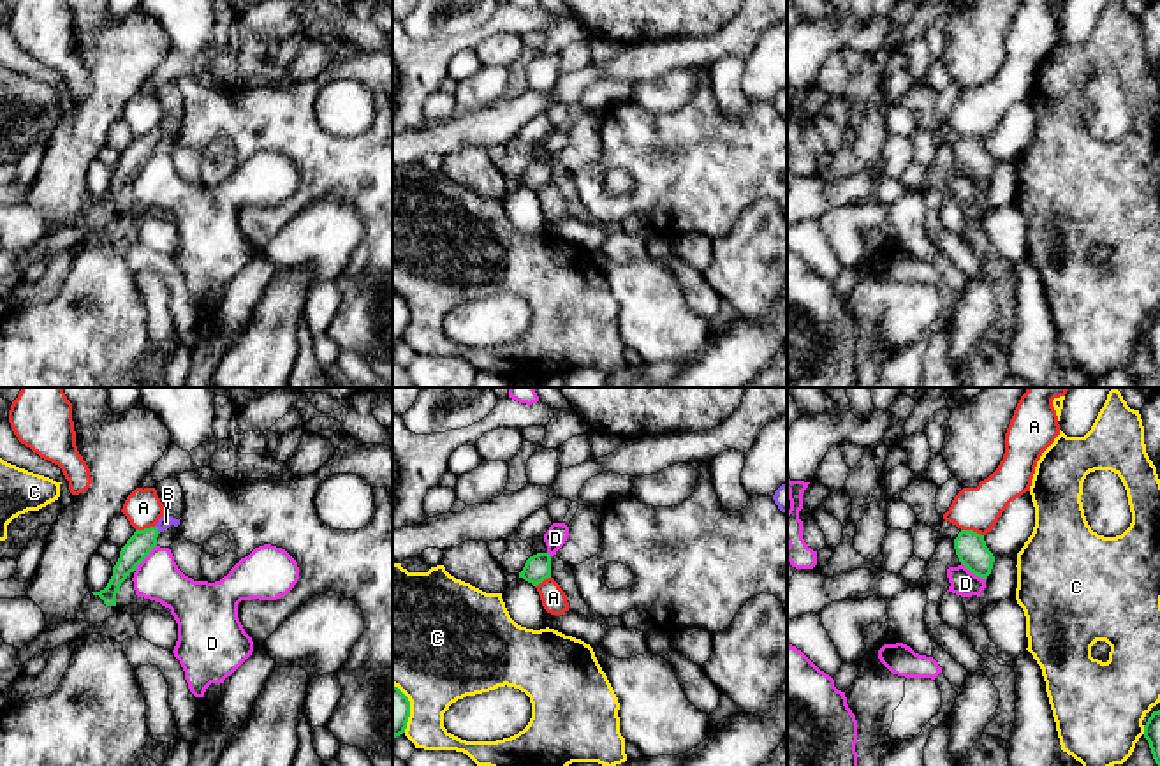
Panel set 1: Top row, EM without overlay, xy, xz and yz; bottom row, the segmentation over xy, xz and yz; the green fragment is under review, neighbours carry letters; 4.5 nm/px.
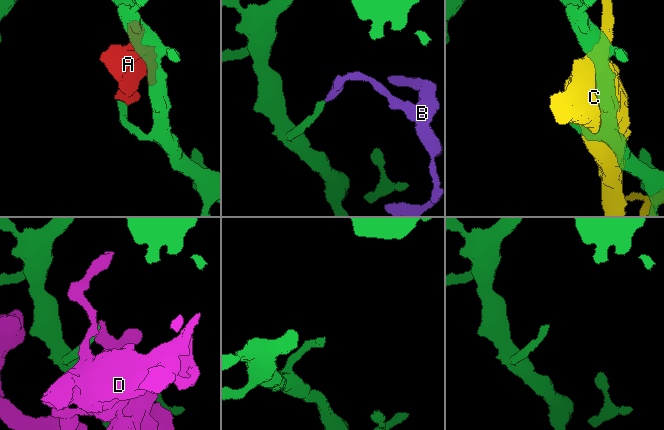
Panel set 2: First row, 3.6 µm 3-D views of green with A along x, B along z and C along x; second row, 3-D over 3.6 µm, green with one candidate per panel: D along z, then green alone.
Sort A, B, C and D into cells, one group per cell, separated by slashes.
A D / B / C

